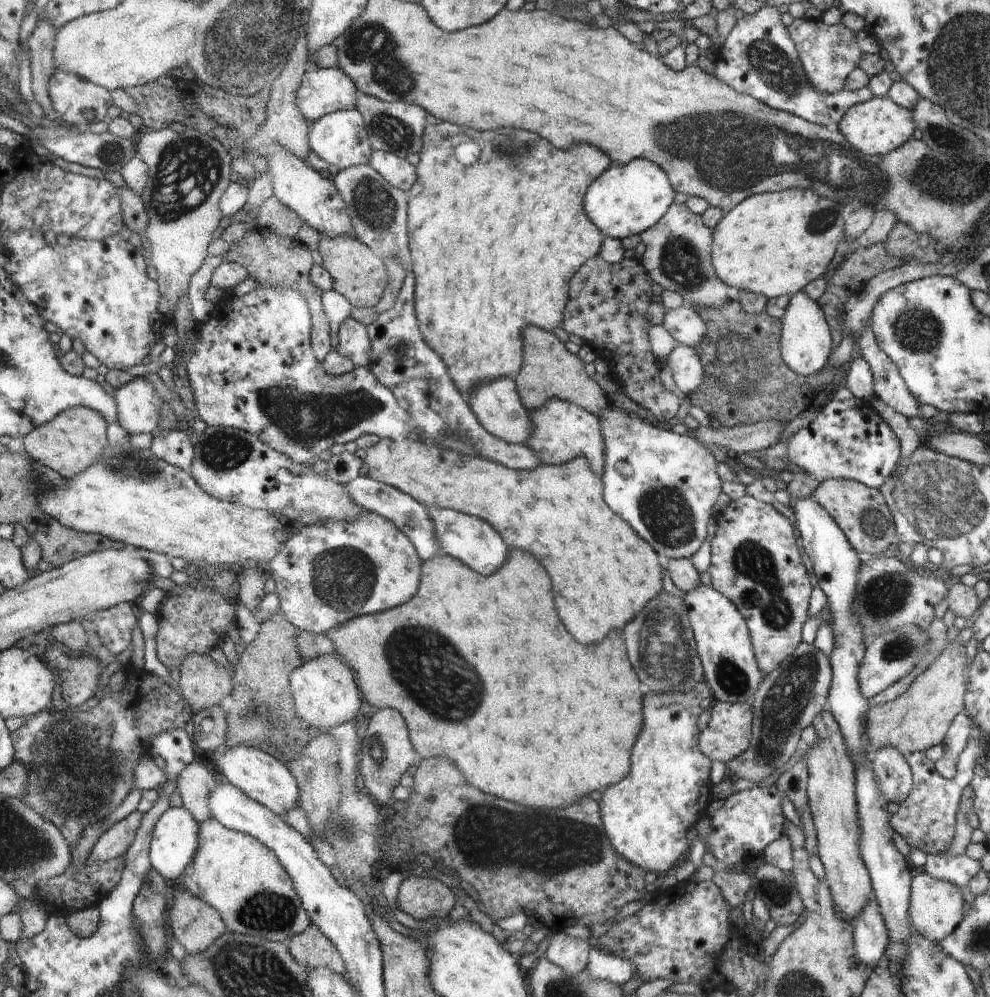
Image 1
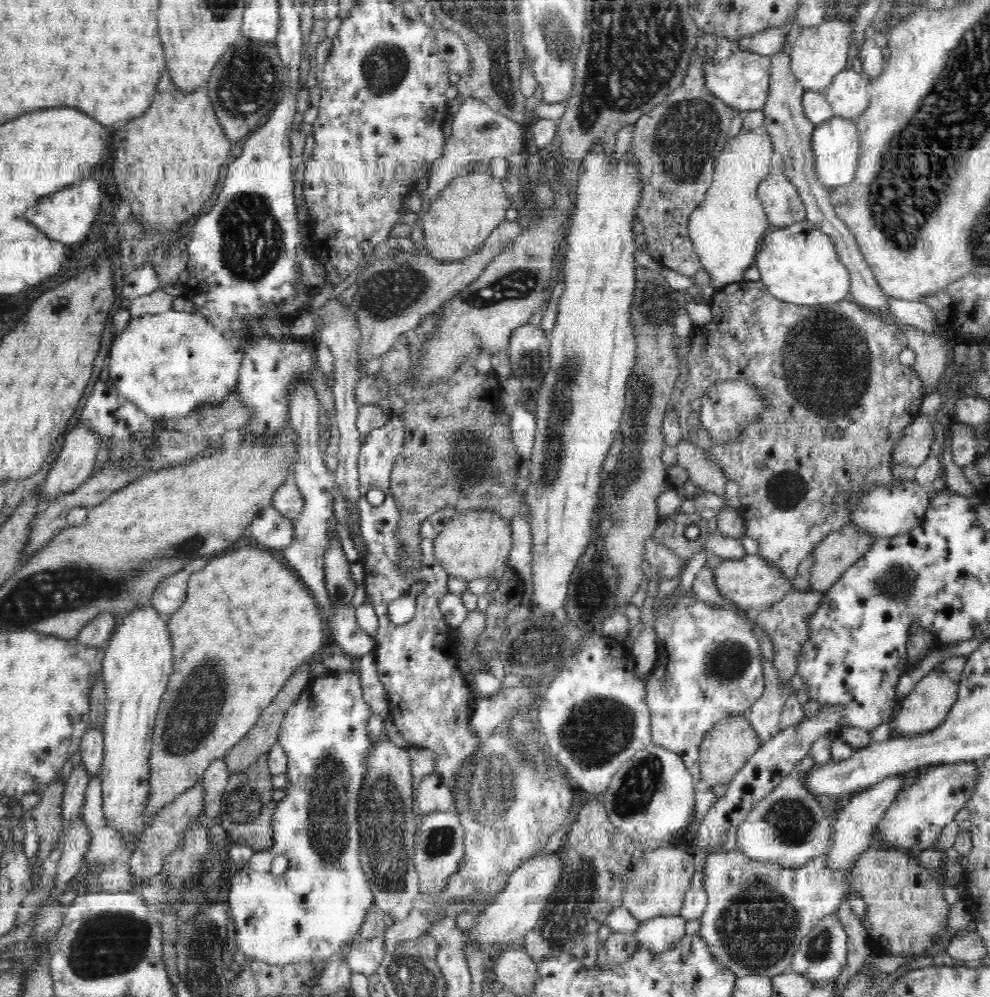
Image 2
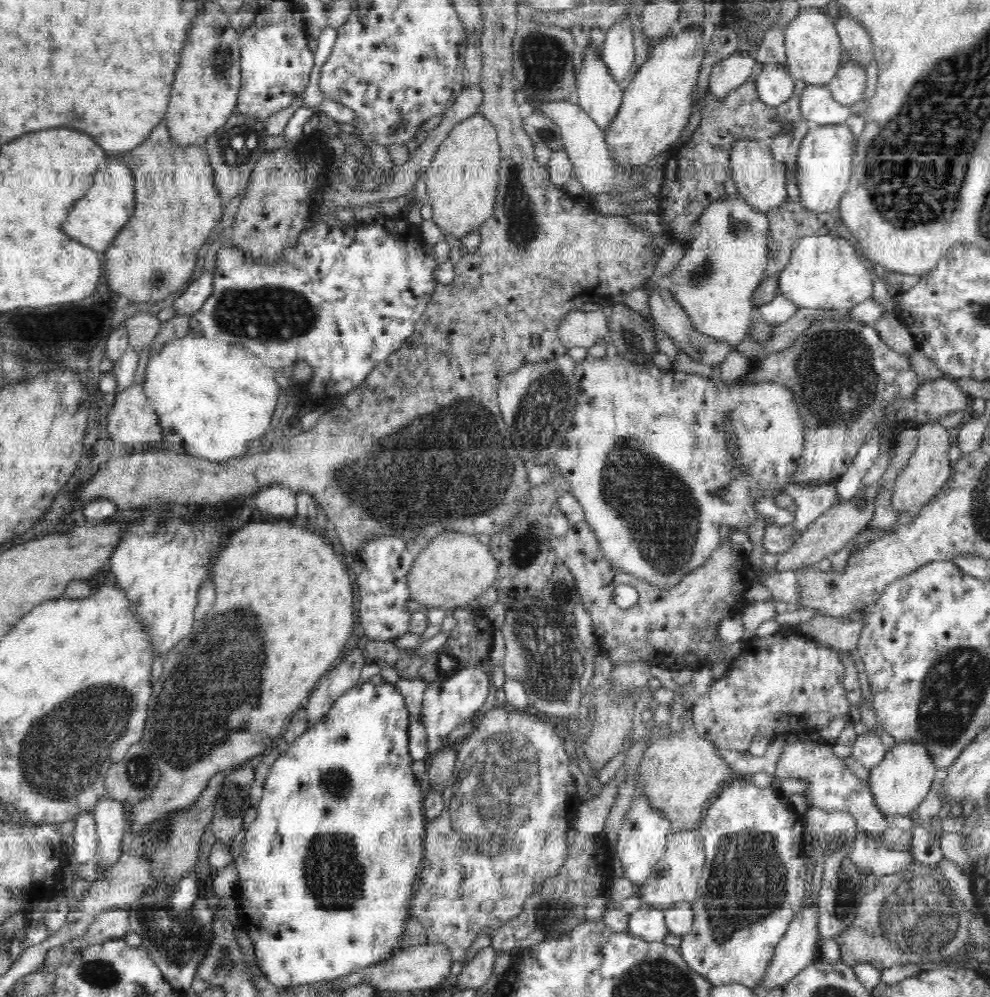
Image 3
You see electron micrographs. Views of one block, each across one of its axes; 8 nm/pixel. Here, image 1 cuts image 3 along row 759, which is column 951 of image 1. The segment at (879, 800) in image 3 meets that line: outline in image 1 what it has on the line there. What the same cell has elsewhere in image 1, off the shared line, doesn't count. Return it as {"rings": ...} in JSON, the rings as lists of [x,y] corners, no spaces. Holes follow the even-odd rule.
{"rings":[[[926,872],[918,873],[913,880],[913,902],[910,907],[910,920],[913,921],[914,930],[936,943],[952,935],[964,920],[962,910],[966,903],[965,893],[964,888],[952,882],[939,880]]]}

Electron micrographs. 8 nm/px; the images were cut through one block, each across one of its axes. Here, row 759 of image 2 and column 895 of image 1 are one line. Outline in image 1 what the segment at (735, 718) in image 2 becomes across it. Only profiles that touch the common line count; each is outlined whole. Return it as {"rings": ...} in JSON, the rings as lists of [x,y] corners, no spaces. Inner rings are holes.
{"rings":[[[950,642],[932,664],[922,671],[904,695],[881,705],[869,705],[869,740],[871,753],[886,746],[894,746],[906,757],[915,752],[943,744],[948,727],[958,712],[964,710],[966,696],[966,654],[964,646]]]}

